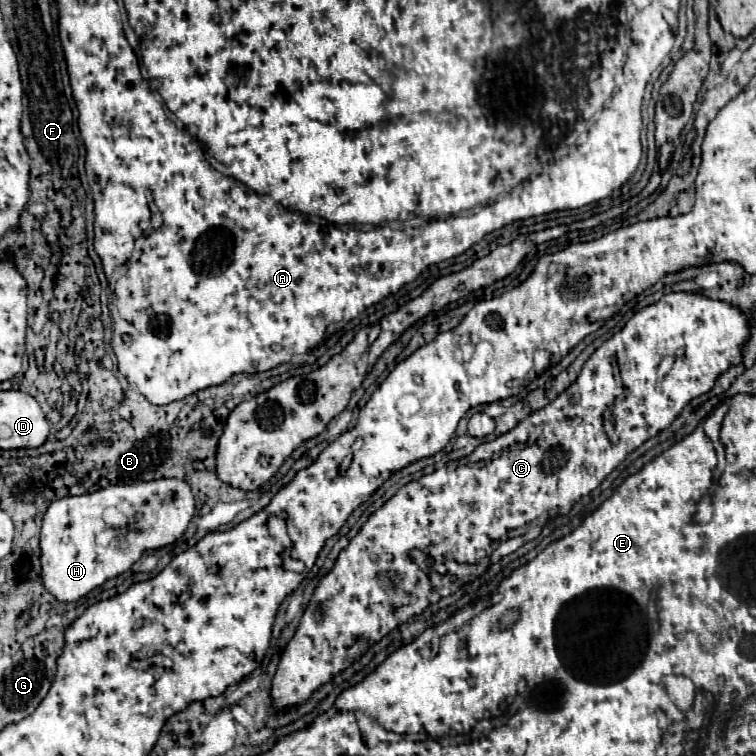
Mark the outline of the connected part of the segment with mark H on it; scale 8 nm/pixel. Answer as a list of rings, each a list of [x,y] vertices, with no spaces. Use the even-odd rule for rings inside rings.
[[[159,479],[159,481],[151,481],[151,483],[137,483],[137,485],[111,485],[111,487],[95,491],[95,493],[81,495],[81,497],[63,497],[59,501],[53,501],[43,517],[43,527],[41,527],[43,585],[59,601],[77,601],[77,599],[85,597],[89,591],[93,591],[95,587],[103,585],[107,579],[113,579],[113,577],[125,573],[135,561],[139,561],[139,557],[145,551],[171,545],[175,539],[179,539],[185,533],[191,517],[193,517],[193,493],[191,493],[189,485],[183,483],[181,479]],[[107,507],[115,507],[121,513],[125,513],[125,517],[129,519],[127,521],[129,529],[111,531],[113,539],[107,545],[101,545],[95,541],[95,537],[109,529],[103,519],[103,511]]]

